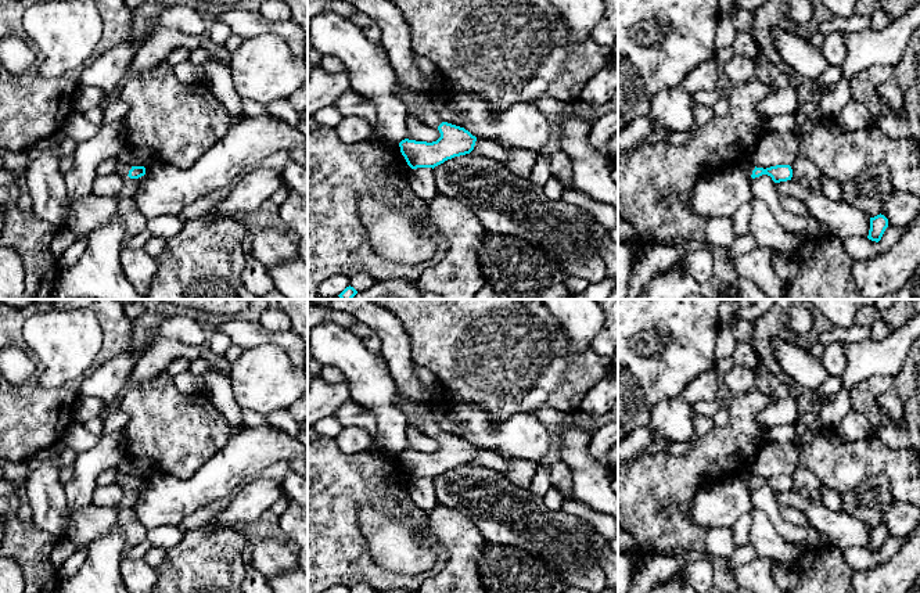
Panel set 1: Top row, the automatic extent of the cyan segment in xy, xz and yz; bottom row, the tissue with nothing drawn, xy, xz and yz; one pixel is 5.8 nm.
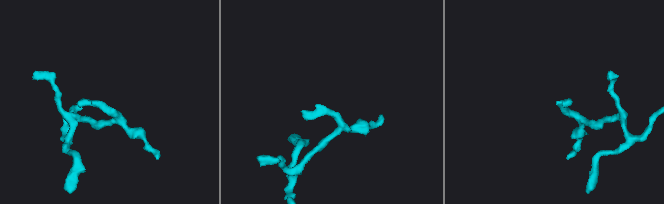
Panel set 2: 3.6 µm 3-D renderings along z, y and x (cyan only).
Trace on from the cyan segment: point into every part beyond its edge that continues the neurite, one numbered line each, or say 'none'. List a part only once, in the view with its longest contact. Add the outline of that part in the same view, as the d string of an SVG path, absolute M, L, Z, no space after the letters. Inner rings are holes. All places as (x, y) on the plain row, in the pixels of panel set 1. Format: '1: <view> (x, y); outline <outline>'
1: xy (122, 480); outline M118 471L116 484L119 486L127 486L130 479L132 479L130 475L125 475L125 474Z

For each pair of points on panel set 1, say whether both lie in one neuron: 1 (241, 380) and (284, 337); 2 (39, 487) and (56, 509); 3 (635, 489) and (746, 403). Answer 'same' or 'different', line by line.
1: different
2: same
3: same

